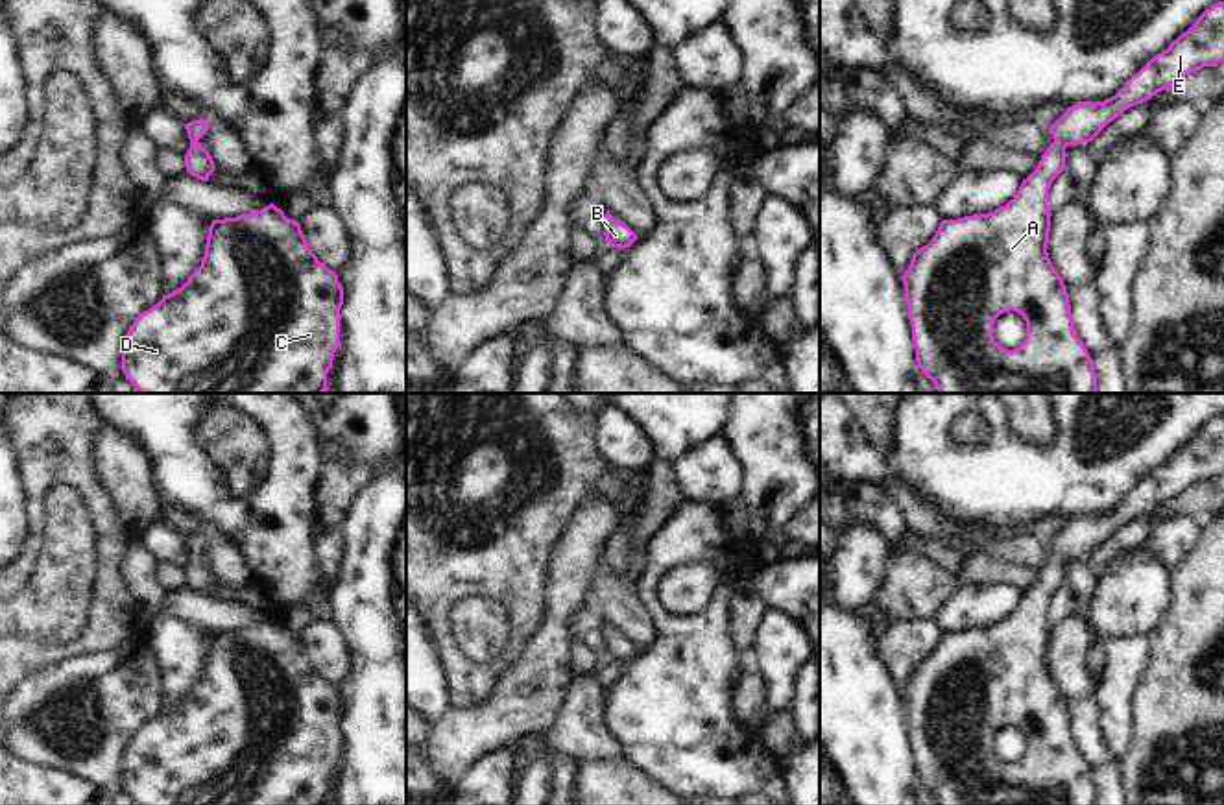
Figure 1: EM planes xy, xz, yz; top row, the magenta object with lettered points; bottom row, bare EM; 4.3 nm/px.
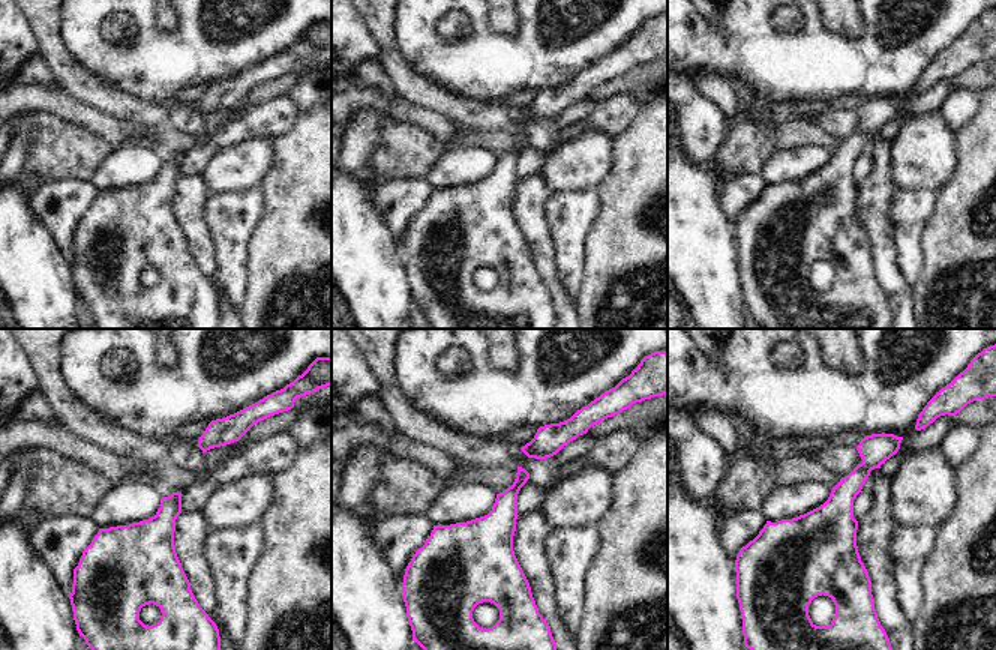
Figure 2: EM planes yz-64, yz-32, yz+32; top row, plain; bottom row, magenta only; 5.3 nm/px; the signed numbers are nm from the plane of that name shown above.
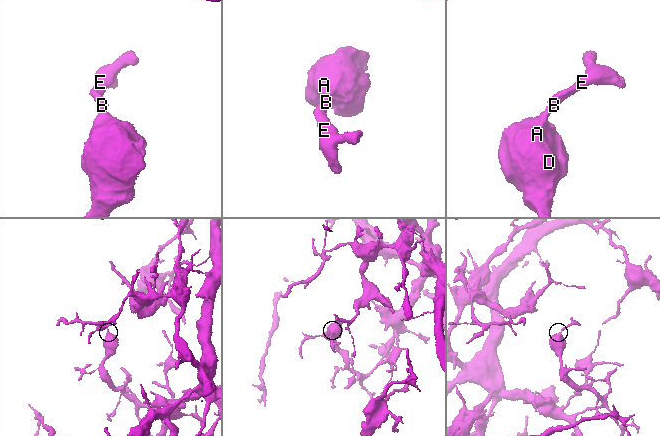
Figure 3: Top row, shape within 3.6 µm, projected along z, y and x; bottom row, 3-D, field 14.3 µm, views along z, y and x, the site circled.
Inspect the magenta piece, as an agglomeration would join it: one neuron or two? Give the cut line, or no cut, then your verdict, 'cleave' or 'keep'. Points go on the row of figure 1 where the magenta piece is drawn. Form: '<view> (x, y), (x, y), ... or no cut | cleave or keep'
no cut | keep

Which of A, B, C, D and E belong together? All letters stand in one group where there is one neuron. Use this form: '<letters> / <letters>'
A B C D E

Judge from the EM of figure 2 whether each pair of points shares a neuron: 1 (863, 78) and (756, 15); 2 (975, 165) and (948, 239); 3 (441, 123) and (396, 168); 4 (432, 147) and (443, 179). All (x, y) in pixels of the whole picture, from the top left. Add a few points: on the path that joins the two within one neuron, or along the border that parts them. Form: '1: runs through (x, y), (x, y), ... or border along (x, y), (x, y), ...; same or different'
1: runs through (834, 66), (798, 66), (776, 44); same
2: runs through (975, 183), (975, 200), (966, 209), (966, 221); same
3: border along (398, 120), (413, 123), (446, 144); different
4: border along (449, 147), (426, 179); different

